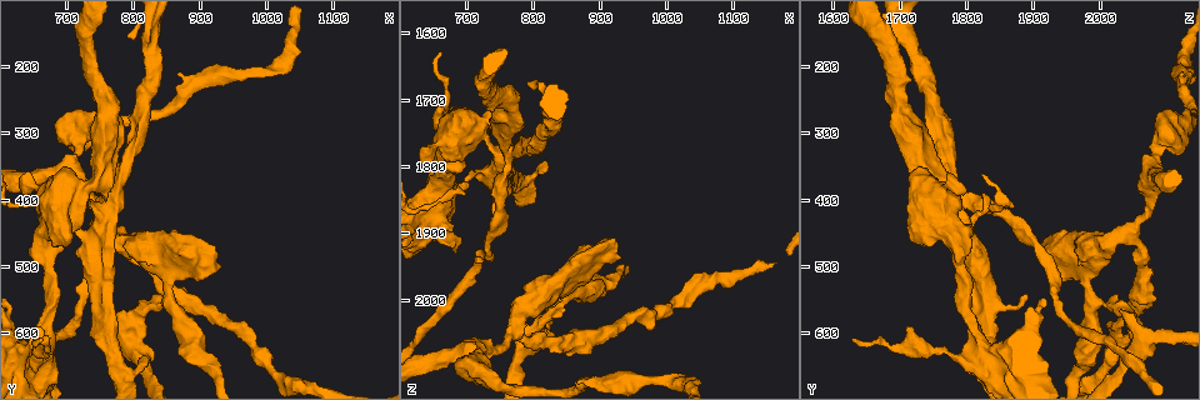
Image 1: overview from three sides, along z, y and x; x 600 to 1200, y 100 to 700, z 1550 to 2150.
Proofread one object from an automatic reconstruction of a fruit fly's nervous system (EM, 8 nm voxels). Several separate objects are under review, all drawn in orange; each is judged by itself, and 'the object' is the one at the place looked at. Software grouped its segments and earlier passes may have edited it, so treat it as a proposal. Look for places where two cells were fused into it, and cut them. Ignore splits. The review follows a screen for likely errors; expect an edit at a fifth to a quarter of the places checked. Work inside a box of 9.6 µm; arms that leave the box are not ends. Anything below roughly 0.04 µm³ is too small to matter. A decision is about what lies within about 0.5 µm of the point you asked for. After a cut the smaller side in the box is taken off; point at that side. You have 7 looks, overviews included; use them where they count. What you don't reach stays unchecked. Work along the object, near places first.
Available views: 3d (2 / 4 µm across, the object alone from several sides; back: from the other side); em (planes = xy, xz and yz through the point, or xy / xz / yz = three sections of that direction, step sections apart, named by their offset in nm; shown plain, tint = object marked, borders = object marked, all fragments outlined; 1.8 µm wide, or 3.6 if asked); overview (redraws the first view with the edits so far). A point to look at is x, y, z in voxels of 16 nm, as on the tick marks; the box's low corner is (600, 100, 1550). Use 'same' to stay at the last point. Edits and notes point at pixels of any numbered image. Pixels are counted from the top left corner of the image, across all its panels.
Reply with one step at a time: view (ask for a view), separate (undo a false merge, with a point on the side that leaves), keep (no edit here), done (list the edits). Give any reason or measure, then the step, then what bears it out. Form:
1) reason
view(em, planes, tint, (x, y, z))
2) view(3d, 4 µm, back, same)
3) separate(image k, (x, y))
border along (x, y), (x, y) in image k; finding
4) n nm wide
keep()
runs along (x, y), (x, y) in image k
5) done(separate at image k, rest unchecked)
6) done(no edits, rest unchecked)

three-way junction
view(3d, 2 µm, back, (700, 365, 2075))

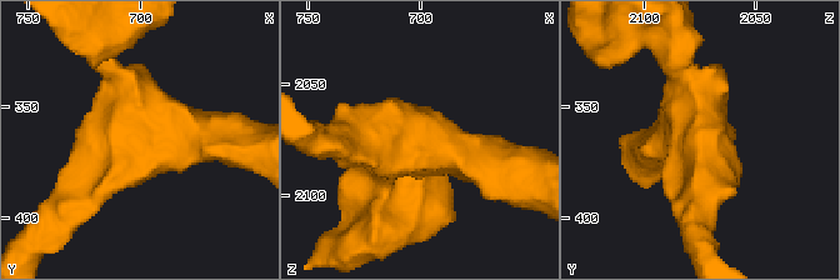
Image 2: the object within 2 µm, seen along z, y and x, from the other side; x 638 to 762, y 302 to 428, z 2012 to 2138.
3 arms; arms of 240, 260, 320 nm; need the tissue
view(em, planes, tint, (704, 363, 2078))

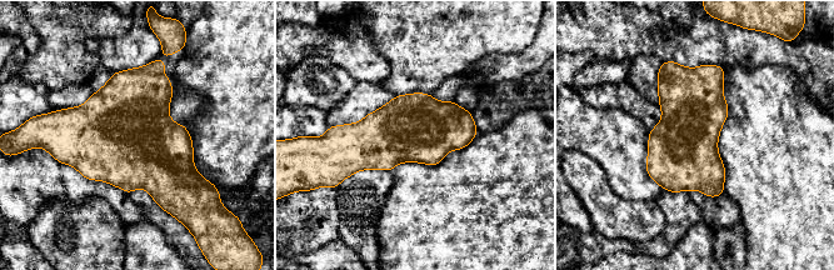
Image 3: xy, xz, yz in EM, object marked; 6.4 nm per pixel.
keep()
all the same cell

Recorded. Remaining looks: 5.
thick turns thin
view(em, xz, step 16, tint, (825, 145, 1710))

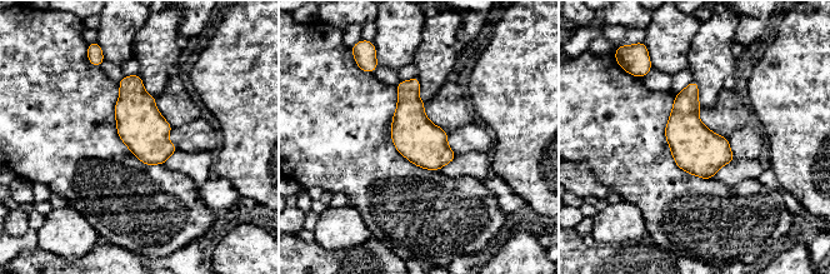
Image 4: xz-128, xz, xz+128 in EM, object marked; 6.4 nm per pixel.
another direction
view(em, planes, tint, same)

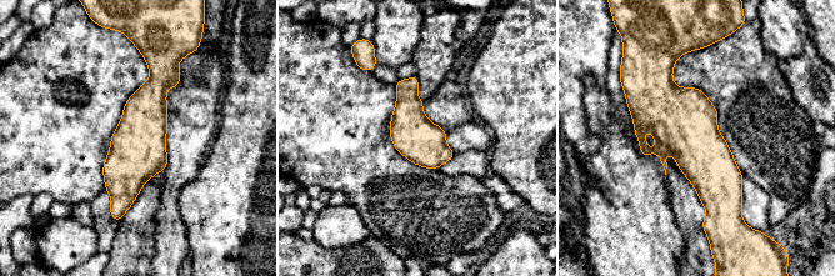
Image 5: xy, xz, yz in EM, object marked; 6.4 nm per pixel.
keep()
runs along (151, 65), (154, 91), (119, 211) in image 5; one cell here

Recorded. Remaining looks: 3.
looks like a crossing
view(em, planes, tint, (765, 400, 1780))

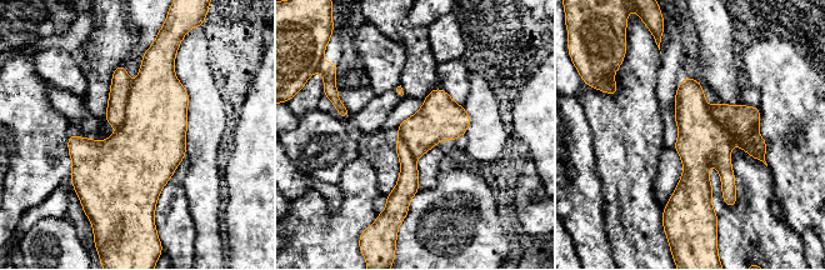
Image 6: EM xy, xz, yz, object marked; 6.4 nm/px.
260 nm wide
separate(image 6, (154, 133))
two cells meet here

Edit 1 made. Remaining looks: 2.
done(separate at image 6, rest unchecked)

